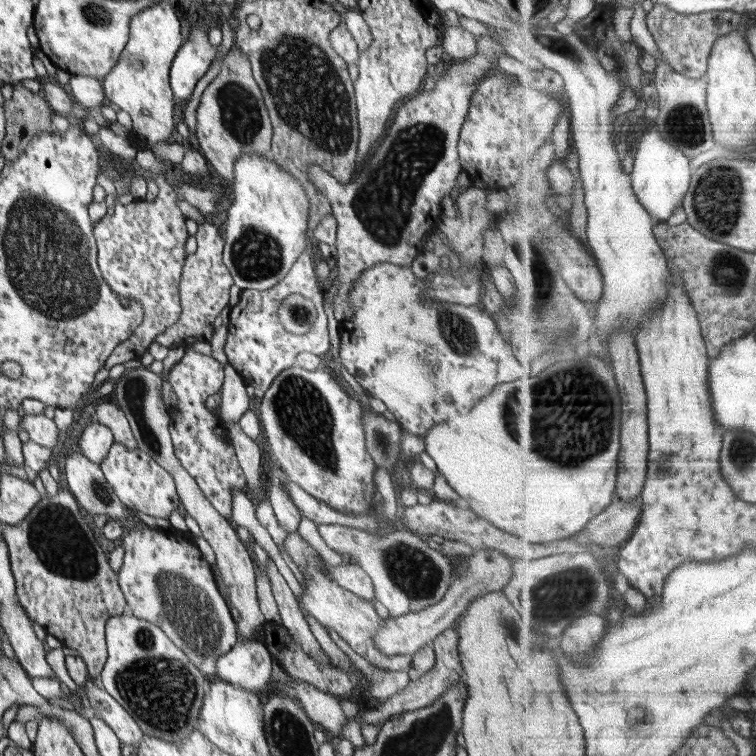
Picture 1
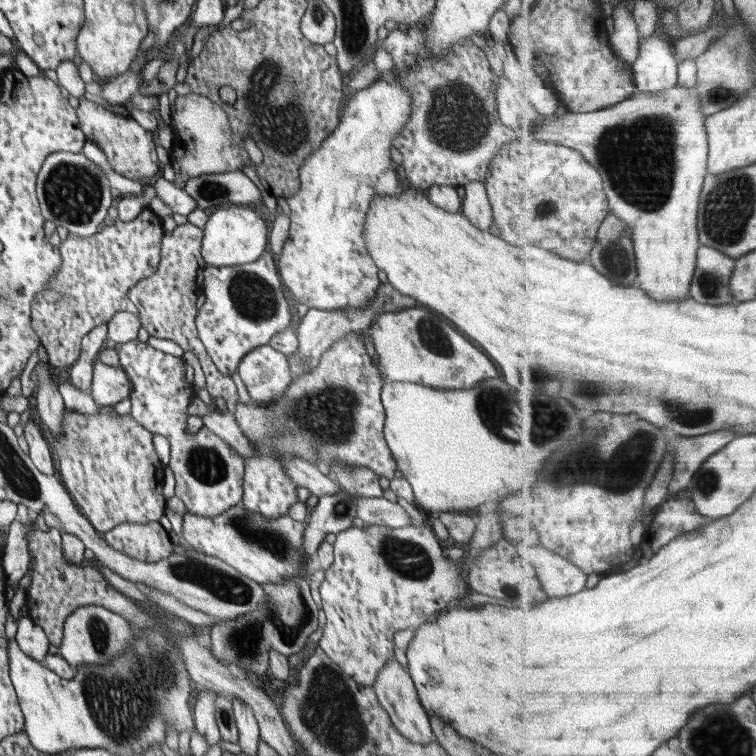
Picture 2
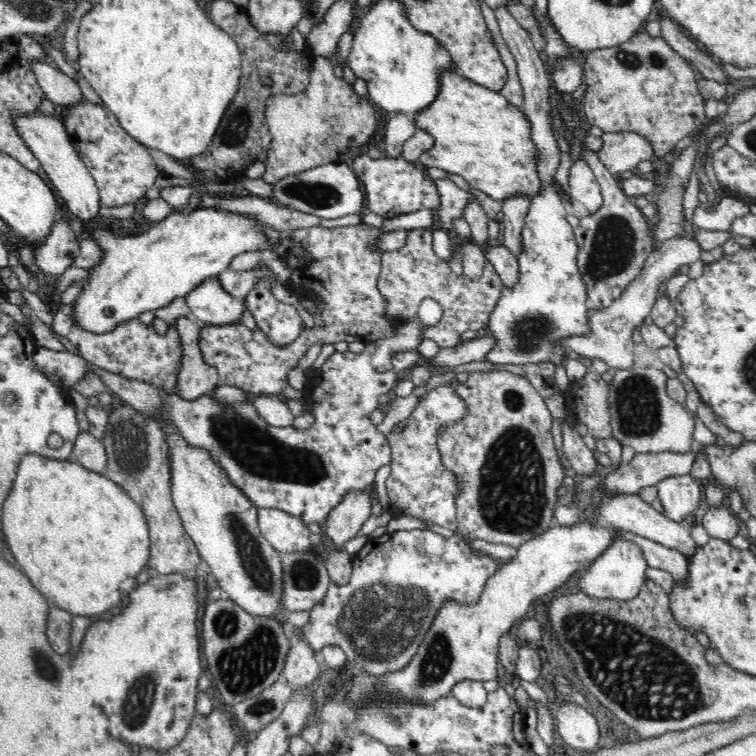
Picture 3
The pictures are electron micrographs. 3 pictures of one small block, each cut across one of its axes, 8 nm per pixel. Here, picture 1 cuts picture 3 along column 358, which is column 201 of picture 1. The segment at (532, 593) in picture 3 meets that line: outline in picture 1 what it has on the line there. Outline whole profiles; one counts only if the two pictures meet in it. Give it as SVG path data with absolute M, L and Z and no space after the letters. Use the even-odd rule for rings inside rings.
M129 612L107 620L105 626L108 658L98 676L100 686L106 689L134 718L144 736L158 738L166 742L182 742L198 729L200 710L203 704L205 676L200 669L168 638L155 624L140 620Z

